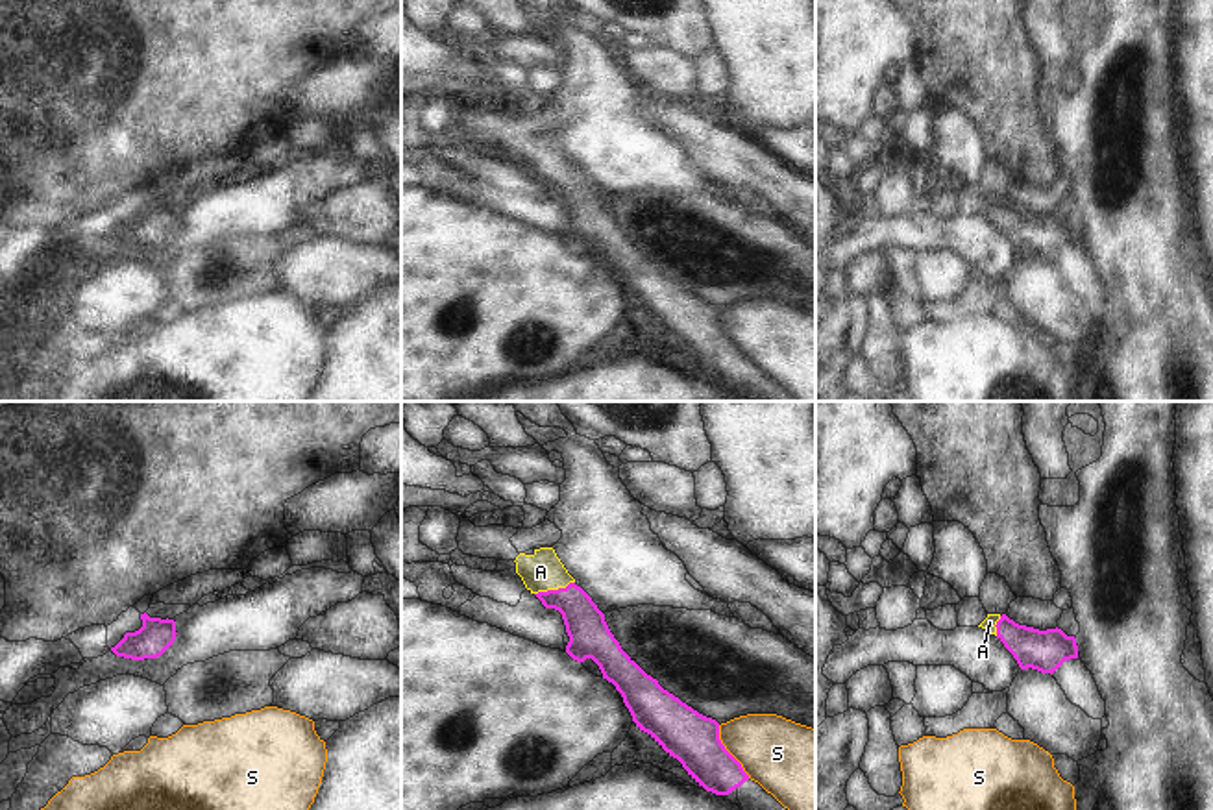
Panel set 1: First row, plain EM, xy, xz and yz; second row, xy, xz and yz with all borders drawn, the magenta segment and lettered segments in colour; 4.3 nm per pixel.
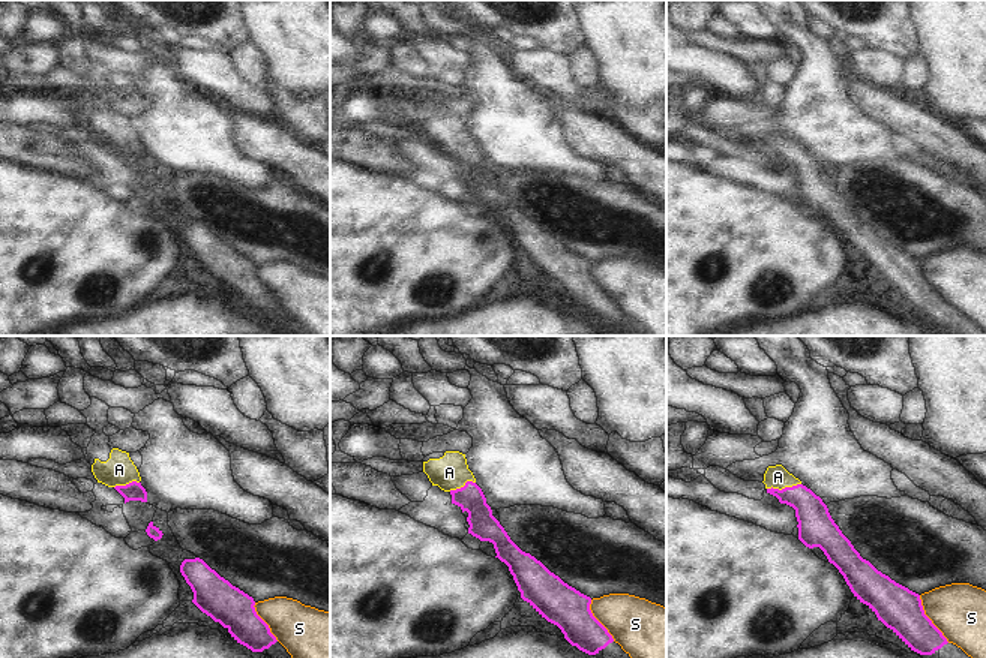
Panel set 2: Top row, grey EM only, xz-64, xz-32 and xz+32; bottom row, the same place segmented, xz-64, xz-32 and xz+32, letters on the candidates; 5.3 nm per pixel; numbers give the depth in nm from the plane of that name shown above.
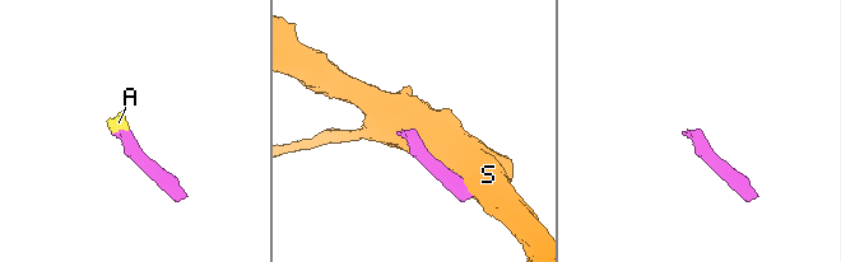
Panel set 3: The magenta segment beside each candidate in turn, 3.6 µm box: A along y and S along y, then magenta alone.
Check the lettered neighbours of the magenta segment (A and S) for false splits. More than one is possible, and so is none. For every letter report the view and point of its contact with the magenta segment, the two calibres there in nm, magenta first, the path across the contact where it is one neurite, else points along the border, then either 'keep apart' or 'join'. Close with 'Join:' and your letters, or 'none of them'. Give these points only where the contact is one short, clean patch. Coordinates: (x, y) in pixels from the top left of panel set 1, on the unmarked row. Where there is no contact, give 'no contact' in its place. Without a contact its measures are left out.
A: contact xz (553, 176); calibres 180 and 170 nm; way xz (588, 219), (585, 208), (553, 176), (540, 158); join
S: contact xz (727, 337); calibres 220 and 320 nm; border xz (718, 311), (723, 333), (749, 363); keep apart
Join: A

